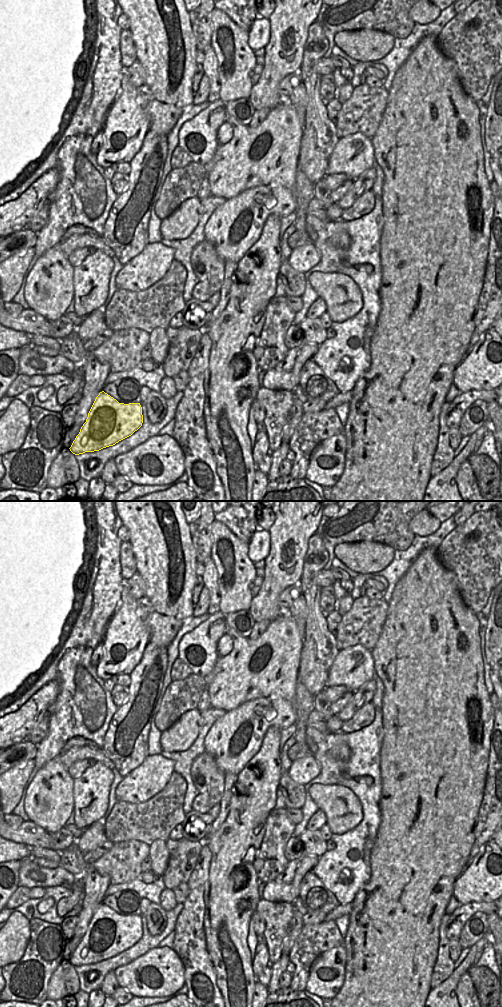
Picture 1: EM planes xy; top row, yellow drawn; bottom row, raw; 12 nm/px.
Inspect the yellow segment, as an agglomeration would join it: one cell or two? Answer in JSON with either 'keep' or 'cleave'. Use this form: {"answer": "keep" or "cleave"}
{"answer": "cleave"}

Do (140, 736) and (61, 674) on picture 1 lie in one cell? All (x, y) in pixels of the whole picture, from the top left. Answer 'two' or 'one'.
two

